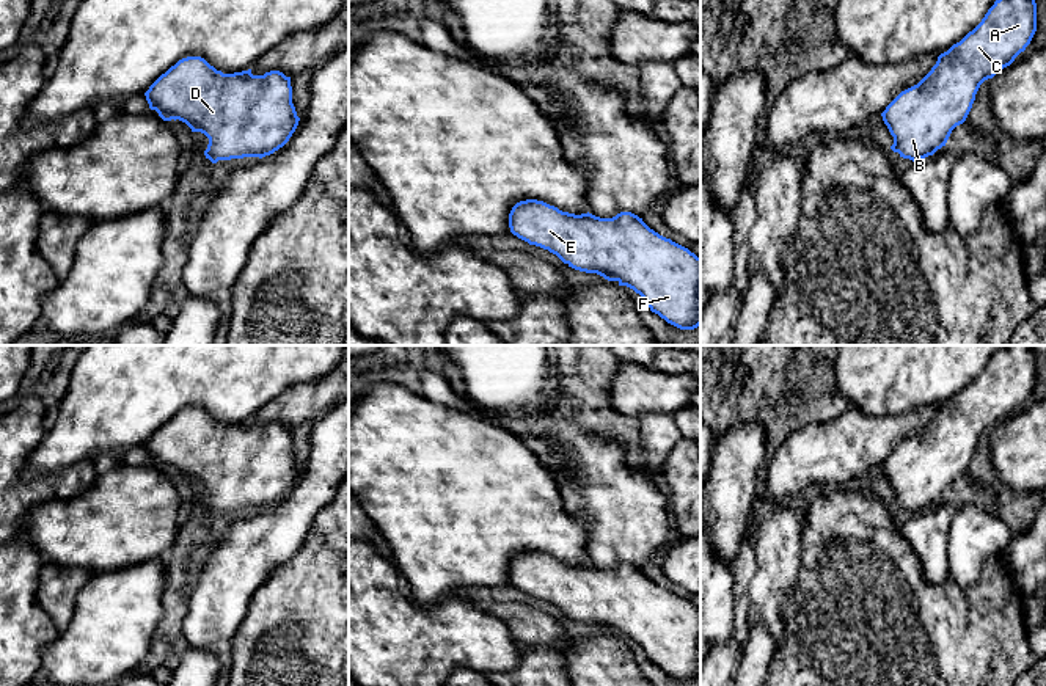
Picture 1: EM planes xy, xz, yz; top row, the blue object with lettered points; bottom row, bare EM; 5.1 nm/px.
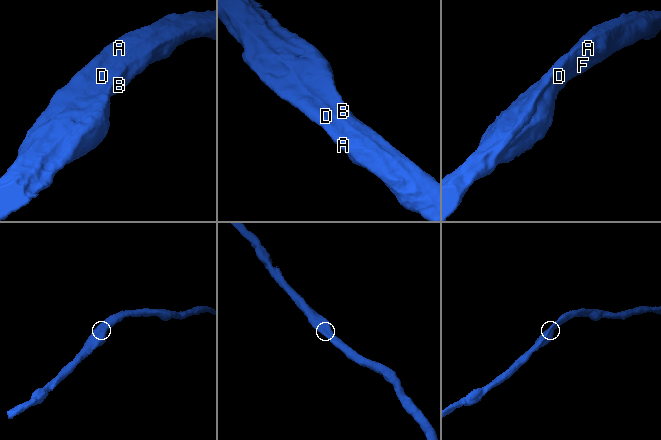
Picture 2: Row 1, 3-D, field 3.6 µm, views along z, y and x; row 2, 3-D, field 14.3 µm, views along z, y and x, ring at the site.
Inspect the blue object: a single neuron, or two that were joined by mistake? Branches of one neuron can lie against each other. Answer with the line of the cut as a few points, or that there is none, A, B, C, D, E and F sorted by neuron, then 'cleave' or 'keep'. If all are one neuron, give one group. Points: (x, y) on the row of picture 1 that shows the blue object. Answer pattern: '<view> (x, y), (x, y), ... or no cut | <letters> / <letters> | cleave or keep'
no cut | A B C D E F | keep

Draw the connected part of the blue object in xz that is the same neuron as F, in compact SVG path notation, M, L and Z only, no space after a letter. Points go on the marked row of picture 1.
M526 199L512 207L509 228L575 270L633 289L667 323L680 330L700 325L700 257L650 229L638 215L575 215Z

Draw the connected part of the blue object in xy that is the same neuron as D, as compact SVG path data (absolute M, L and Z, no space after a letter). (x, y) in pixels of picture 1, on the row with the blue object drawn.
M201 57L179 60L144 93L151 110L163 121L179 119L192 132L209 138L206 159L218 160L265 157L283 148L295 132L300 118L292 104L291 77L280 71L253 75L251 69L223 74Z

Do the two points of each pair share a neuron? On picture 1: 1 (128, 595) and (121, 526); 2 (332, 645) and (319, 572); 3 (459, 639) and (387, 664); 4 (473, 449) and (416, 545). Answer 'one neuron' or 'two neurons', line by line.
1: two neurons
2: one neuron
3: one neuron
4: one neuron

